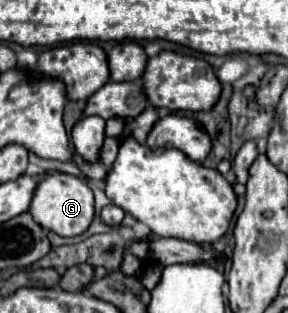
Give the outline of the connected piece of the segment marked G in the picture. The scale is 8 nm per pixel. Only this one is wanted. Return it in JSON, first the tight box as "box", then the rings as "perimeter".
{"box":[29,172,95,236],"perimeter":[[[63,172],[47,174],[35,188],[35,194],[33,194],[33,200],[29,206],[29,214],[33,216],[33,220],[39,226],[43,226],[45,230],[53,230],[59,236],[83,234],[95,216],[93,192],[81,178],[77,178],[73,174],[63,174]]]}

